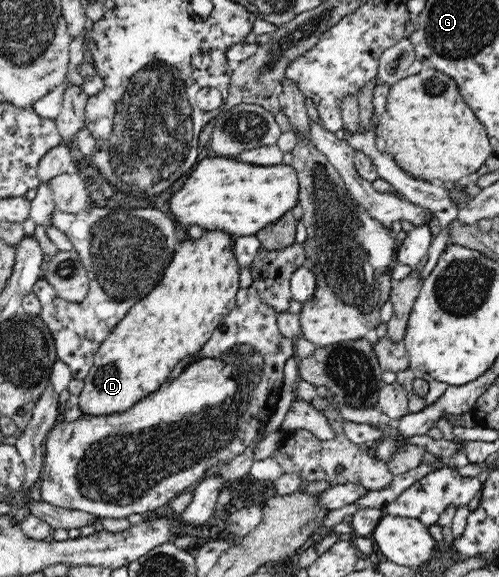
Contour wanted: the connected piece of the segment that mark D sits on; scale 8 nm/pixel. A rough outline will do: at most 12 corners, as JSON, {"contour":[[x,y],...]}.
{"contour":[[233,236],[180,243],[100,345],[82,415],[123,413],[235,307]]}

